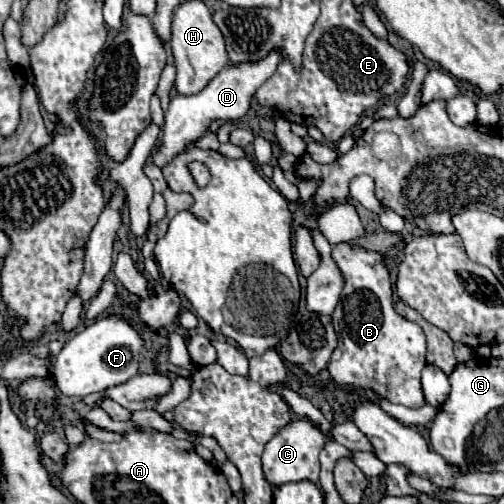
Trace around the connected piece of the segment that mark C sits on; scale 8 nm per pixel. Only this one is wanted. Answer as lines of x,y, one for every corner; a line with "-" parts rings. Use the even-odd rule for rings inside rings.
309,419
291,421
281,433
277,433
267,445
261,455
263,475
271,485
285,485
291,481
319,481
319,451
323,449
327,437
319,431
319,427

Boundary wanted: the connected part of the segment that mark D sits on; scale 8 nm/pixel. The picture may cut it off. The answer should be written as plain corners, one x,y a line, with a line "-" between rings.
277,51
269,53
269,57
265,57
259,63
245,63
239,67
227,67
223,69
201,93
197,95
175,95
169,103
169,109
165,111
165,125
163,125
163,137
161,143
157,147
157,151
153,153
153,165
157,167
165,167
169,165
187,145
195,143
199,137
205,135
205,131
209,129
211,121
223,119
223,121
235,121
239,117
243,117
249,111
249,103
253,99
255,89
265,83
277,69
281,61
281,55

